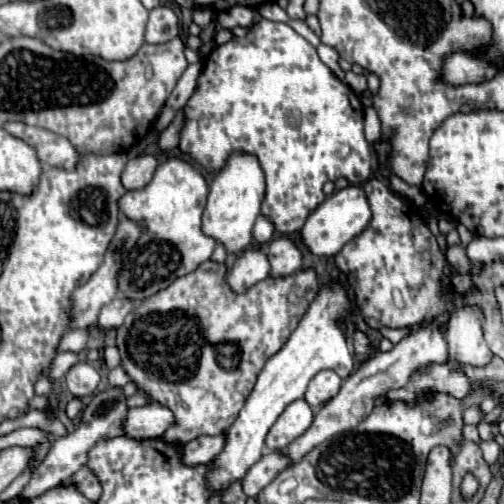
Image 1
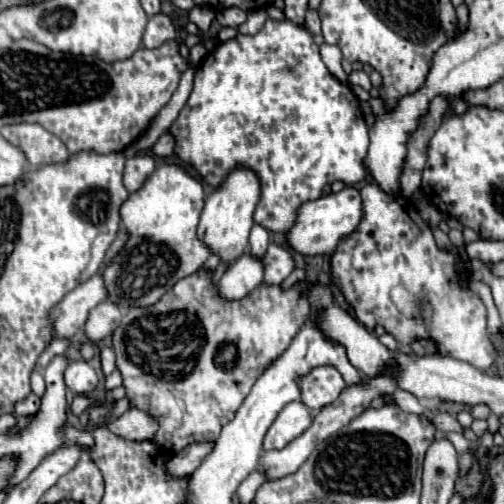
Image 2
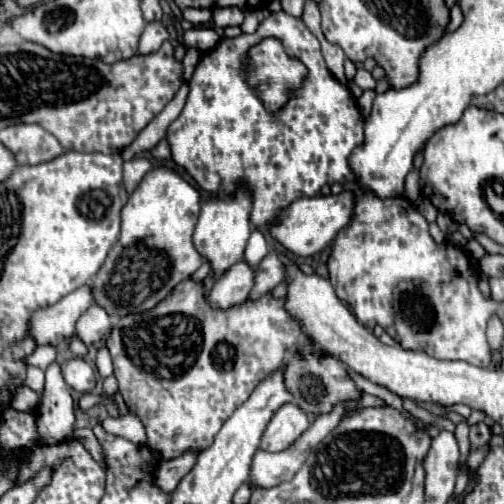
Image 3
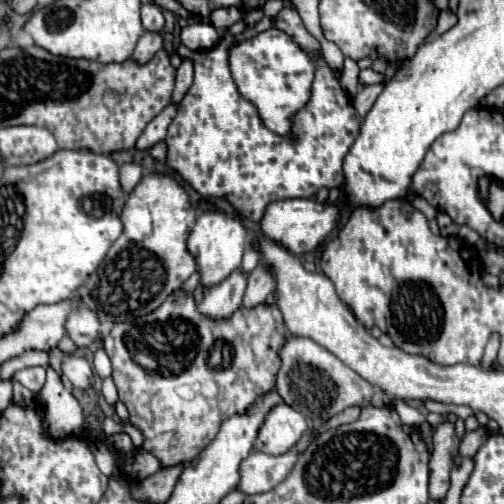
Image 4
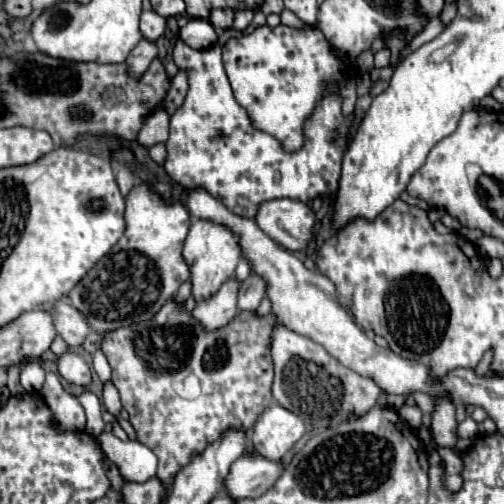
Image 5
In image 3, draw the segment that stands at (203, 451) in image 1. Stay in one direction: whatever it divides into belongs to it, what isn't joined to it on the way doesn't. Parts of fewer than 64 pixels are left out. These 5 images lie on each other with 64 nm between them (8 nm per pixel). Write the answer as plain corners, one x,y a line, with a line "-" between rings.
184,452
174,460
164,460
154,472
154,484
164,492
174,492
182,476
186,476
196,462
196,452

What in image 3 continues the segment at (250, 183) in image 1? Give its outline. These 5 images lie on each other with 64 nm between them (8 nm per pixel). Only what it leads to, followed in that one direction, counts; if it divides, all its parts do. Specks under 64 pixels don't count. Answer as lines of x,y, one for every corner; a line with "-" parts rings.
240,190
234,196
234,200
232,198
218,198
218,200
208,200
202,206
192,240
194,240
194,248
210,264
210,268
216,276
222,276
236,262
242,260
246,242
250,238
250,218
248,218
250,208
252,208
252,200
250,200
248,192
244,192
244,190

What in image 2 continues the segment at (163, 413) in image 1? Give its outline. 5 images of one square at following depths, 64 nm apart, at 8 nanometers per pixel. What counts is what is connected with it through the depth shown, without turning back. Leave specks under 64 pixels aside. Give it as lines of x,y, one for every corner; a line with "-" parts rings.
130,408
120,418
108,420
106,428
122,438
142,442
152,438
152,432
156,432
156,422
146,412
140,412
138,408

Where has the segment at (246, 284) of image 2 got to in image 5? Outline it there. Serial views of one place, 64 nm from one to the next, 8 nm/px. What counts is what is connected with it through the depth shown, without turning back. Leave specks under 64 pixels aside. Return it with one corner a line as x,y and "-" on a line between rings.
230,278
212,300
202,300
196,304
192,310
192,318
202,326
204,332
220,330
224,328
234,316
236,316
236,292
238,292
238,282

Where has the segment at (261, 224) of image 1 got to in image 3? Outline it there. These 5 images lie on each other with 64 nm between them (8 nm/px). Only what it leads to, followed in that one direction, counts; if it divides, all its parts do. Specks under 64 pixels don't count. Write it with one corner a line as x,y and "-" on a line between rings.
254,230
248,244
246,244
246,252
244,252
244,260
248,266
256,268
256,264
260,264
260,260
268,254
268,244
262,232

